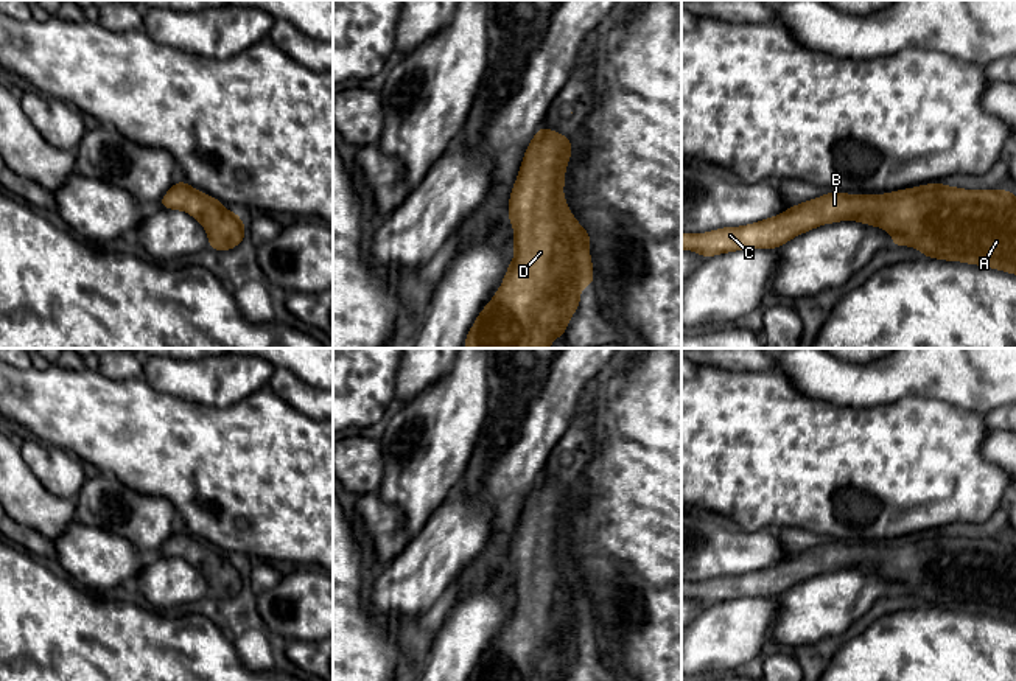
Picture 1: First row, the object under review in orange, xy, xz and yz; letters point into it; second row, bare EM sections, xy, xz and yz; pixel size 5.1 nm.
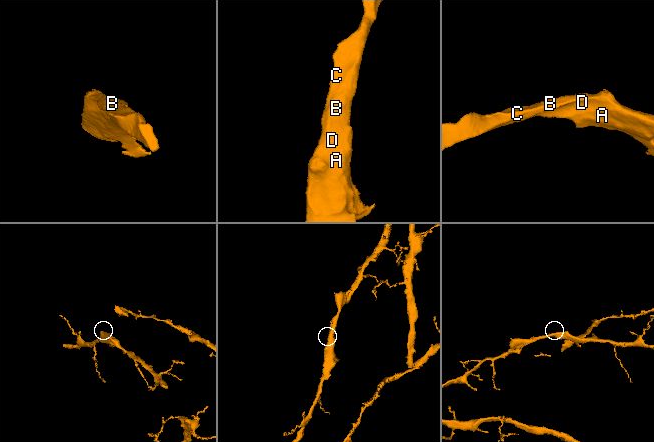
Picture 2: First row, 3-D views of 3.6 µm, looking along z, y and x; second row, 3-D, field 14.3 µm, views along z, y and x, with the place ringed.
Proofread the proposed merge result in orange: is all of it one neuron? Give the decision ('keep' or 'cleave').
keep

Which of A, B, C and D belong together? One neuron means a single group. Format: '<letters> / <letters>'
A B C D

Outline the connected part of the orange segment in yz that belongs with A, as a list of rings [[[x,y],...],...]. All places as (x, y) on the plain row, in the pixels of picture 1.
[[[926,532],[885,543],[846,543],[829,540],[822,546],[789,555],[778,564],[742,575],[723,575],[706,581],[681,581],[681,597],[711,606],[742,597],[778,597],[792,586],[839,569],[859,569],[893,583],[890,594],[910,594],[926,606],[963,609],[1016,623],[1016,544],[1008,538],[963,538],[944,532]]]

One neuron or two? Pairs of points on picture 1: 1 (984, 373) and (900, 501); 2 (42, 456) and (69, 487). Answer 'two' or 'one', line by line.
1: two
2: one

